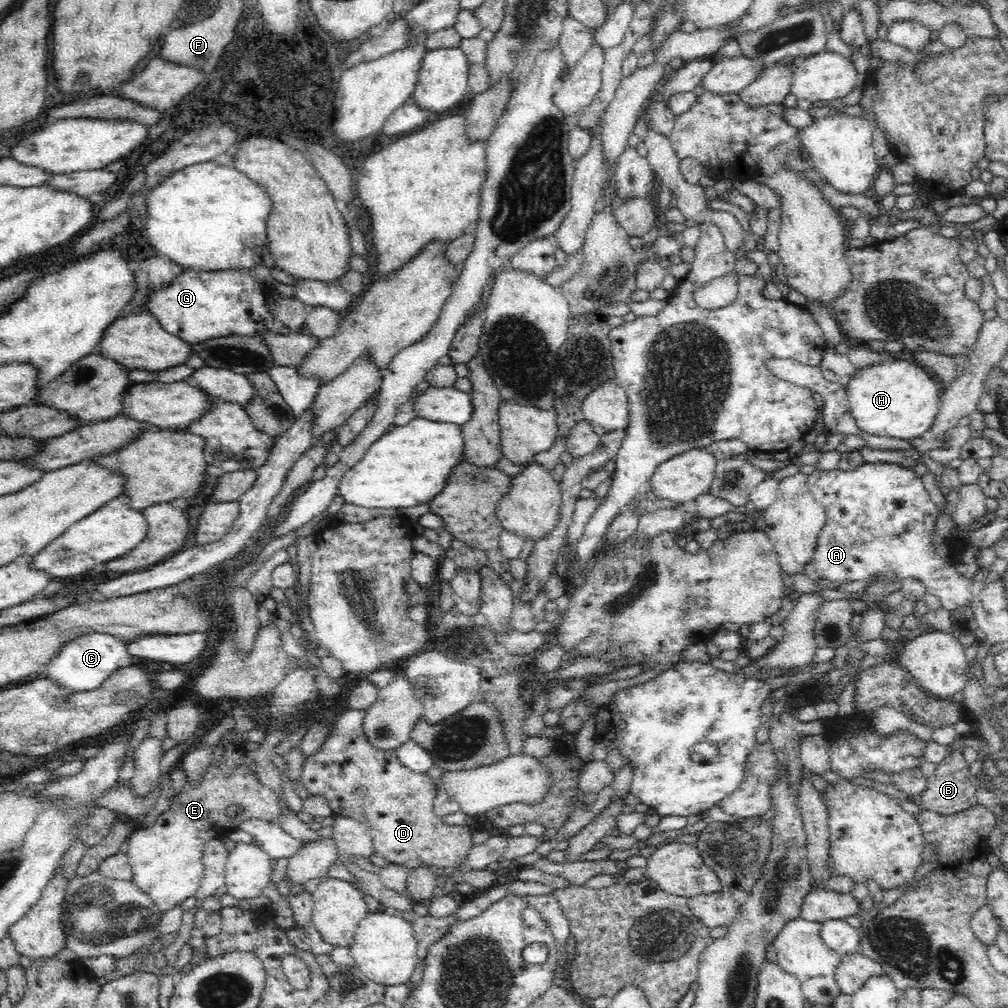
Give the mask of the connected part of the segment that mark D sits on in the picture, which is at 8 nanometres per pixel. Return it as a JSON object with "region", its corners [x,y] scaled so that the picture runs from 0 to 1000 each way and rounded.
{"region":[[[341,704],[329,724],[327,724],[317,744],[302,754],[298,774],[307,790],[319,788],[323,791],[330,809],[345,810],[364,821],[368,828],[370,847],[383,851],[387,856],[397,856],[405,862],[415,858],[453,860],[462,851],[468,835],[467,821],[464,818],[444,819],[430,805],[430,794],[435,782],[421,767],[410,766],[395,755],[389,744],[373,743],[361,729],[361,704]]]}

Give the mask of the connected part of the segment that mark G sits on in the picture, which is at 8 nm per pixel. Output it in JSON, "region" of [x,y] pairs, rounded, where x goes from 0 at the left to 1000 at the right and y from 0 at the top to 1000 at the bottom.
{"region":[[[184,267],[167,284],[145,290],[144,308],[150,310],[160,324],[187,341],[200,341],[218,333],[249,333],[272,323],[262,290],[266,284],[251,278],[242,268],[218,270]]]}

